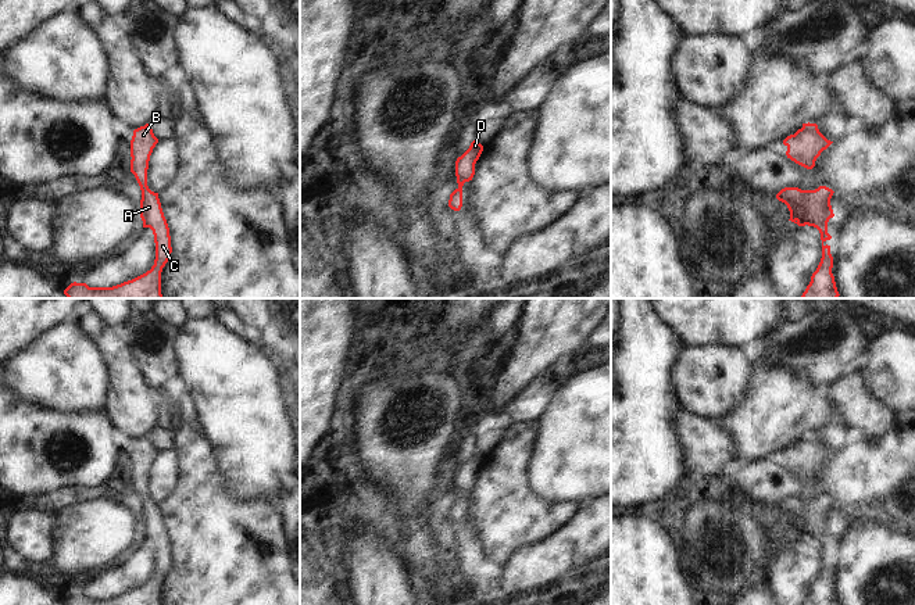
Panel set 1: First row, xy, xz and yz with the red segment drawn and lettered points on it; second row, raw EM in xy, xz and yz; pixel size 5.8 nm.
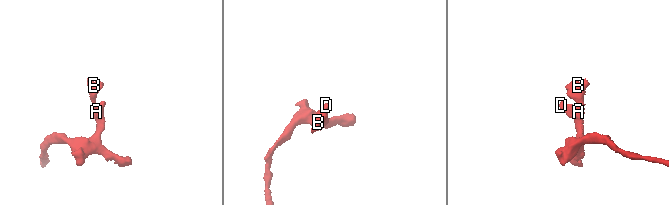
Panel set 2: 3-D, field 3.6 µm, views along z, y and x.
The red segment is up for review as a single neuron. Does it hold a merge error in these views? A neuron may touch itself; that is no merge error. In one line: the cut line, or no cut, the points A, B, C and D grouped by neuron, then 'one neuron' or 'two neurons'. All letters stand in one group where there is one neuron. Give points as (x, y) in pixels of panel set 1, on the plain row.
no cut; A B C D; one neuron

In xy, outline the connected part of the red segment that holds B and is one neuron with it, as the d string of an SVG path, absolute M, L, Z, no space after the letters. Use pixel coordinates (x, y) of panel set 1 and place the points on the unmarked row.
M151 434L133 441L131 483L142 501L140 529L143 538L150 538L154 545L154 576L146 584L112 598L89 598L86 594L74 593L64 601L64 605L161 605L161 583L171 568L172 558L158 504L151 502L147 497L149 472L157 454L158 450L153 444Z

